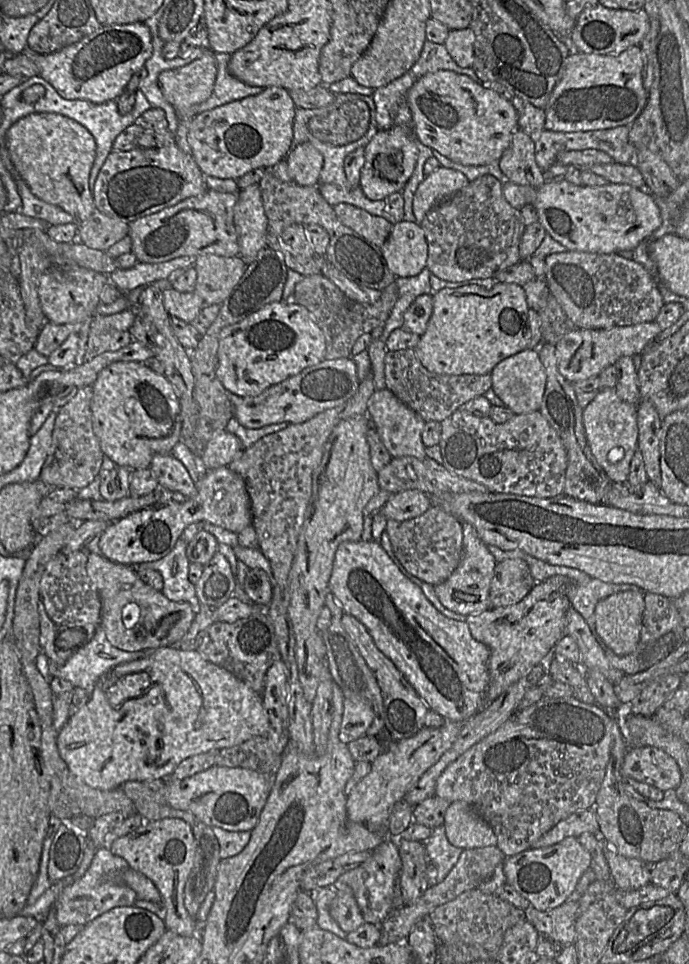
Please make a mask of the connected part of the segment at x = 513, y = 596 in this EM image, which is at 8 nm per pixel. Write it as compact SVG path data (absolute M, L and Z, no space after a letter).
M506 559L497 562L490 585L491 608L517 604L536 583L525 561Z

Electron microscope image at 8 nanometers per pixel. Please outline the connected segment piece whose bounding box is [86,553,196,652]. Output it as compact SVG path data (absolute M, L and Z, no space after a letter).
M89 553L86 571L100 597L100 627L110 644L119 650L154 651L178 646L195 618L196 612L189 603L169 600L161 591L143 582L132 566L110 561L101 554Z

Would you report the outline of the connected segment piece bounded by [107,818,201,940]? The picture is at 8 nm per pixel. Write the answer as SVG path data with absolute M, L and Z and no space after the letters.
M176 818L145 821L129 834L111 840L107 847L113 855L123 858L128 867L142 873L155 884L161 896L160 903L166 911L163 920L167 930L201 939L201 924L189 915L184 905L184 888L197 852L197 843L189 824Z

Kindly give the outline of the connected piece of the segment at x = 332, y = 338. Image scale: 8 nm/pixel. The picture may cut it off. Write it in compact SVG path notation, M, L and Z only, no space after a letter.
M315 274L306 276L298 282L293 295L295 303L307 308L322 329L328 346L325 359L330 360L351 357L356 340L363 334L370 334L389 318L399 292L394 281L381 290L381 297L377 302L373 304L359 303L348 298L323 274Z

